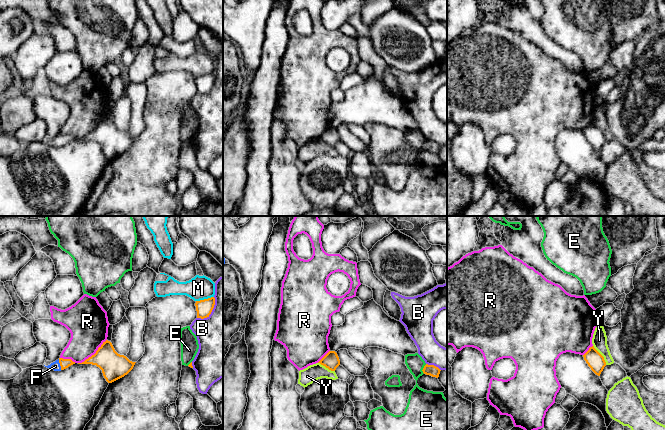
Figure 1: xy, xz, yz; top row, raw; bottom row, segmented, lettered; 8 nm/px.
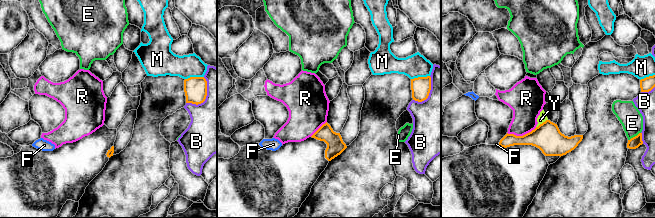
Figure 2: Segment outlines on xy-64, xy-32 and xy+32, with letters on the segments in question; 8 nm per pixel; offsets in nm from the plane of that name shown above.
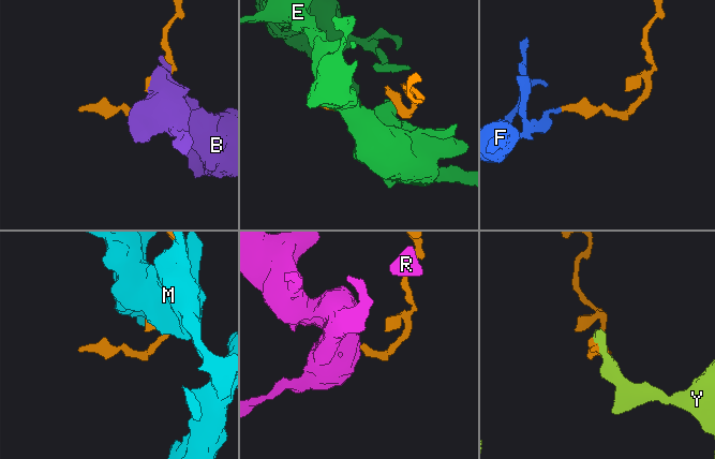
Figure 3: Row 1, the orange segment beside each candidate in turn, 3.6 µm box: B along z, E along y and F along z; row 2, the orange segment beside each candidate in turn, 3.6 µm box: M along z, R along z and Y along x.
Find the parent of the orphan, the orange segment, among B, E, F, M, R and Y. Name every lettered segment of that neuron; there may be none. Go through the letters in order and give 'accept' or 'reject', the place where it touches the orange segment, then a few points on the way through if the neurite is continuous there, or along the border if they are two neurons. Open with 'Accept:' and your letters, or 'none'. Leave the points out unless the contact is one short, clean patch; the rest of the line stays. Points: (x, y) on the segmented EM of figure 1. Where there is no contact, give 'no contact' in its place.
Accept: F
B: reject | xy (211, 311)
E: reject | xz (423, 369) | along xz (426, 364), (422, 370), (423, 373)
F: accept | xy (60, 364) | across xy (64, 363), (60, 364), (55, 366)
M: reject | xy (204, 299) | along xy (213, 296), (196, 301)
R: reject | xy (94, 354) | along xy (106, 339), (93, 354), (78, 363)
Y: reject | yz (601, 355) | along yz (593, 345), (606, 364)

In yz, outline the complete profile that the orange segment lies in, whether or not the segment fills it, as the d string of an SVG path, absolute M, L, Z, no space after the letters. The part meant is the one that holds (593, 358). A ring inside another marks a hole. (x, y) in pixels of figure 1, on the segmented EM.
M594 346L590 347L583 357L591 370L596 375L600 376L601 372L606 366L604 357L594 348Z

